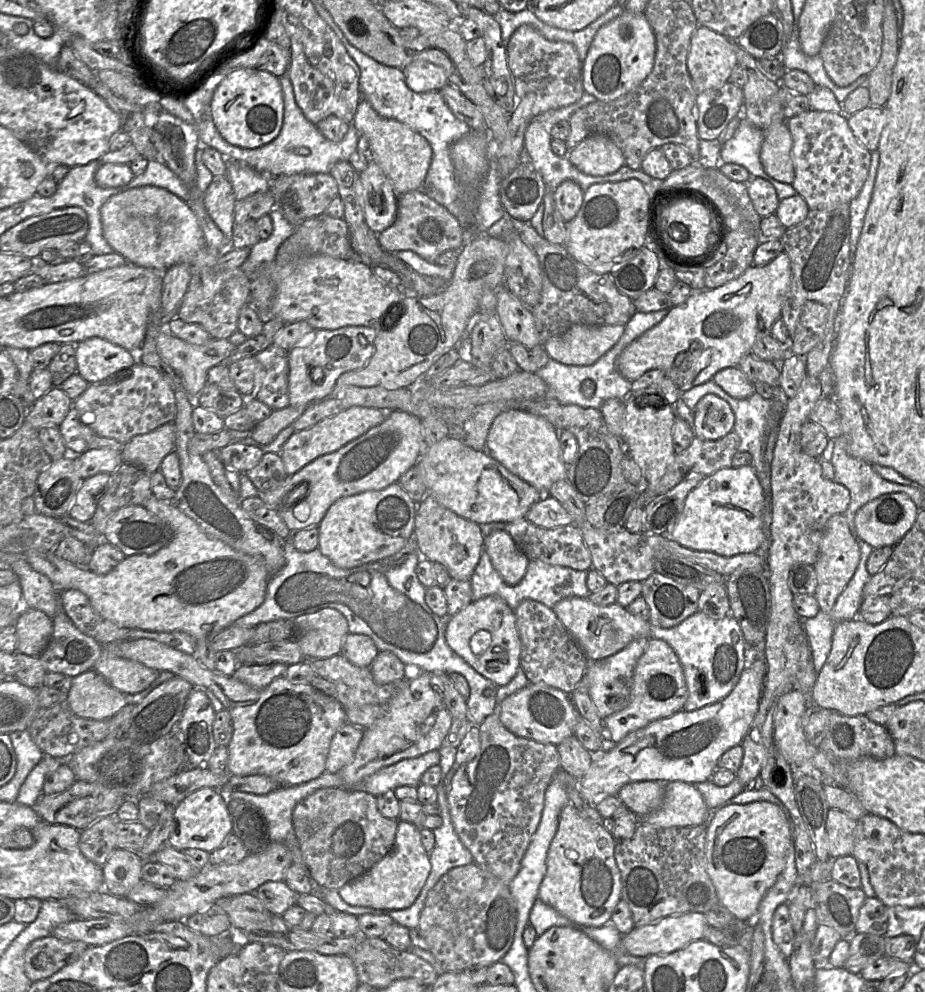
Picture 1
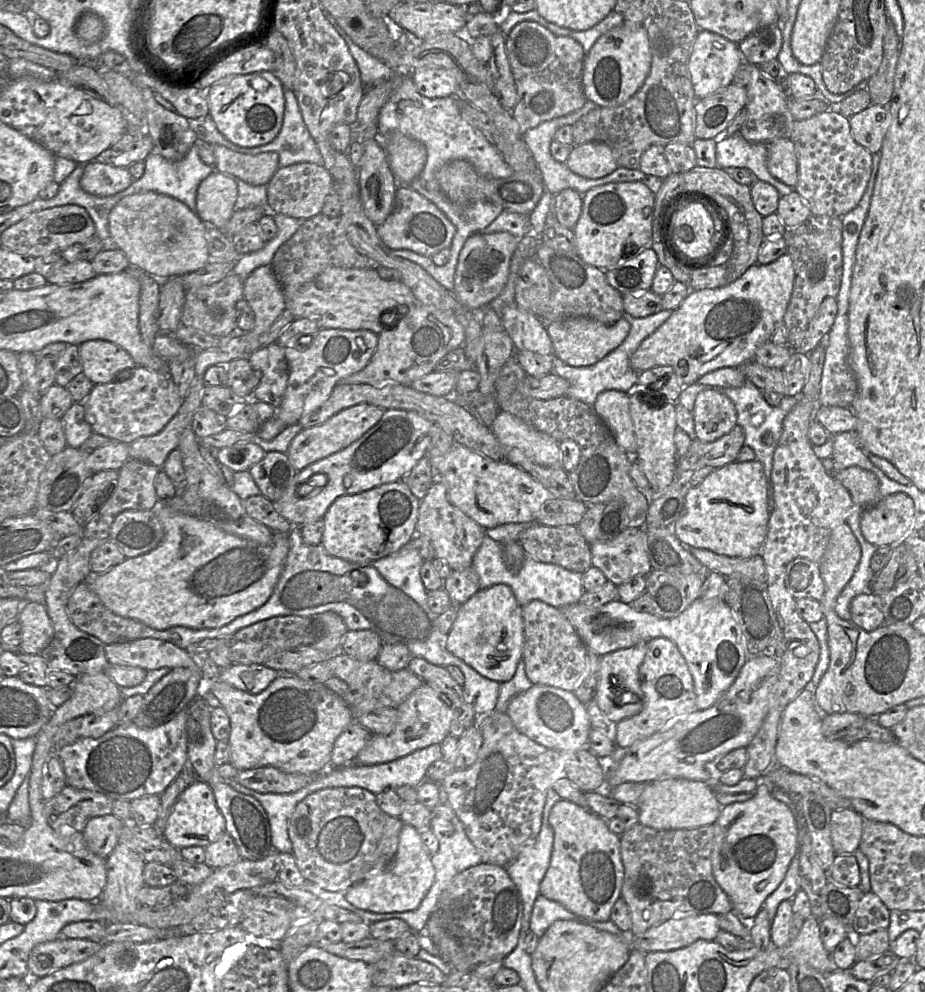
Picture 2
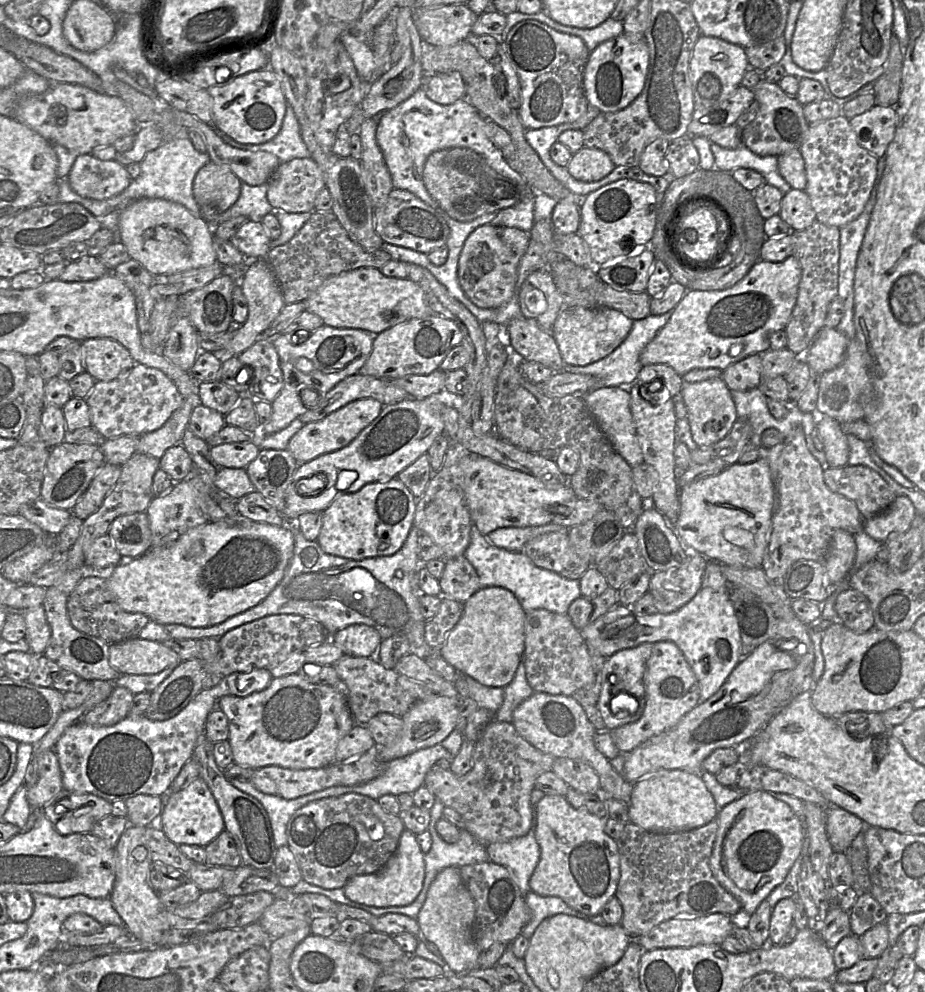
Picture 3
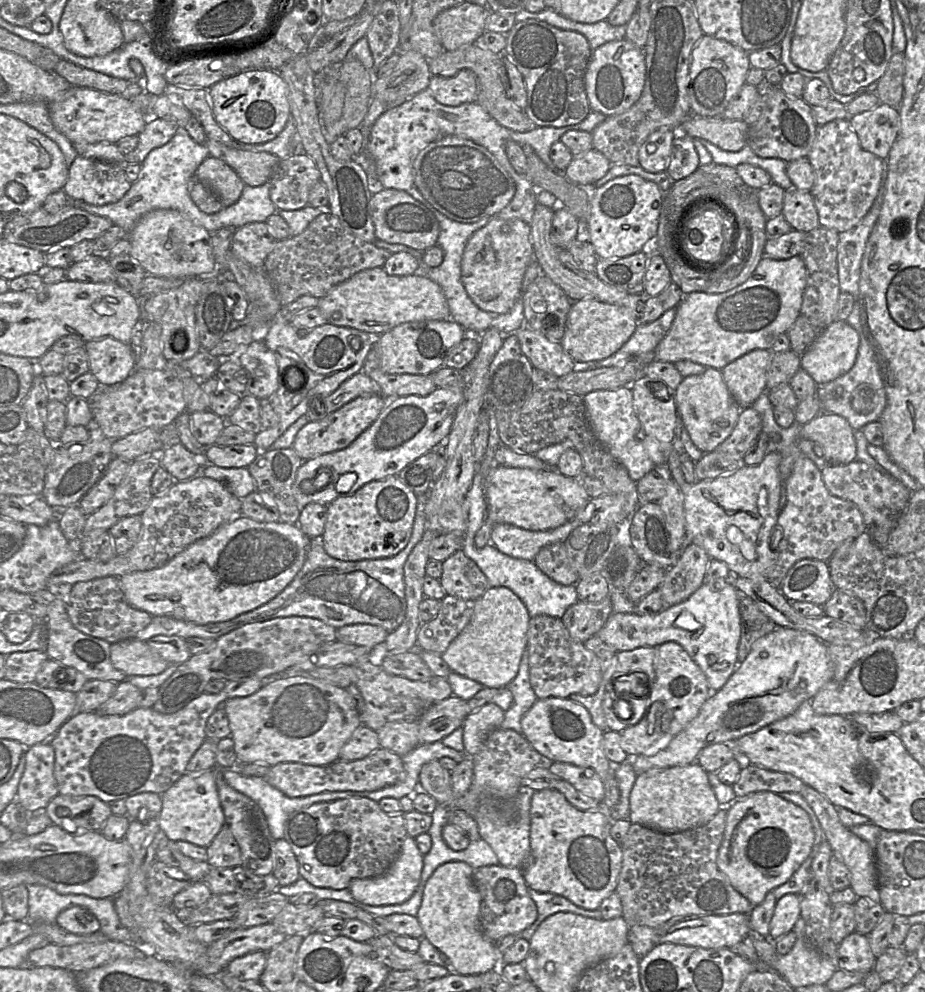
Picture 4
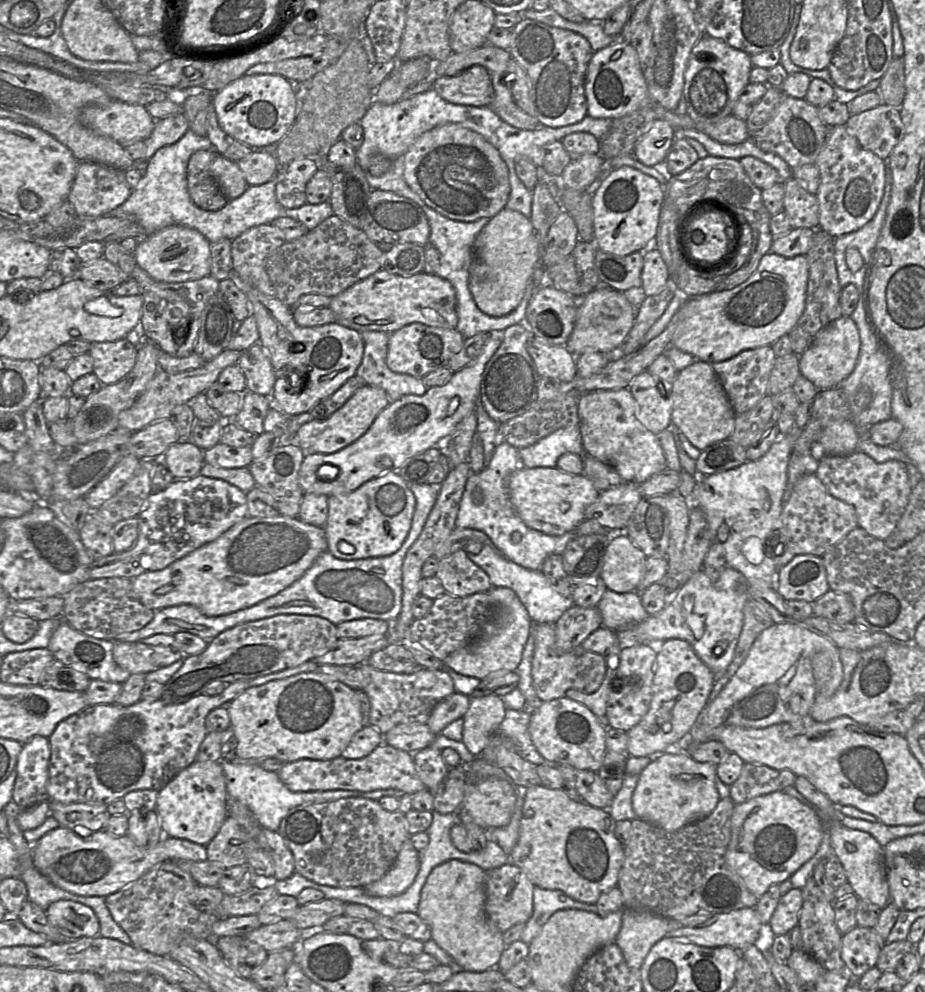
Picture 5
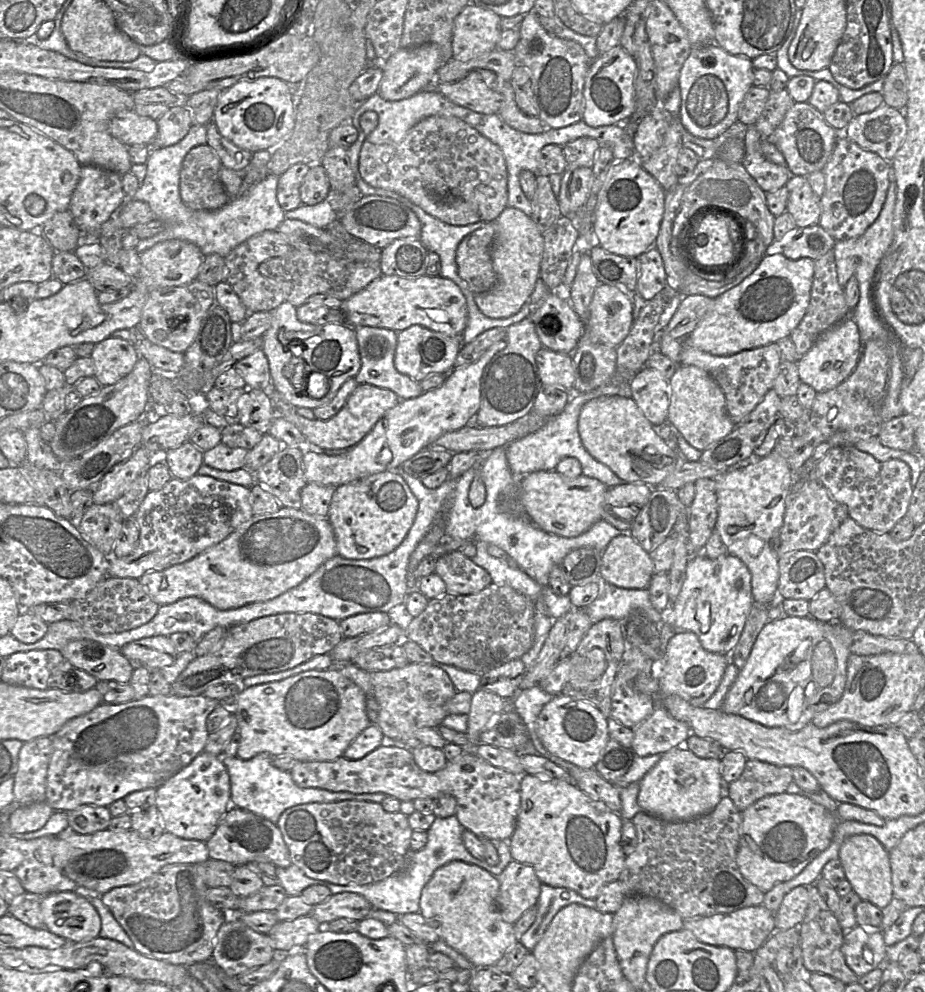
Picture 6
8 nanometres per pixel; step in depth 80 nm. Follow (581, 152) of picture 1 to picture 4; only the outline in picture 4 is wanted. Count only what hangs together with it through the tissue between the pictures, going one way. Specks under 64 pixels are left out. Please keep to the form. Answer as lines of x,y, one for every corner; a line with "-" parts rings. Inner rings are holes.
591,149
572,159
564,176
580,186
592,186
605,176
612,163
598,150

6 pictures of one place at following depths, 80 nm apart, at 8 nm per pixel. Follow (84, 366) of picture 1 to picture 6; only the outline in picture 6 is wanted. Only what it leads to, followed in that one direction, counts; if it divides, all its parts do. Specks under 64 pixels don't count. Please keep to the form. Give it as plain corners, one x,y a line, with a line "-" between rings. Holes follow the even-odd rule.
110,336
95,344
91,358
95,365
94,377
102,386
108,386
126,377
140,355
130,341

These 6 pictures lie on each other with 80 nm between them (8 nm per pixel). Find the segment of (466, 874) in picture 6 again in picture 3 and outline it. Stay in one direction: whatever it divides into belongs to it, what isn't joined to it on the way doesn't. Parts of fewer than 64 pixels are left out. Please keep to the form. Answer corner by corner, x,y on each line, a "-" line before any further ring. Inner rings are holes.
447,867
440,871
432,881
425,902
417,916
421,934
435,944
452,973
457,975
479,968
482,951
472,936
475,918
474,900
462,881
459,867

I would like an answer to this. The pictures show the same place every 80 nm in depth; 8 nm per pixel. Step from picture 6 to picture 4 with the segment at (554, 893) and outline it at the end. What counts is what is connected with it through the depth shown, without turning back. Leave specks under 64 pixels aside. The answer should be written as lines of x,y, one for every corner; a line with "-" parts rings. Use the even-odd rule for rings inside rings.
529,888
529,895
534,901
537,907
537,918
528,928
523,930
520,934
521,937
530,941
533,934
539,927
539,925
549,916
557,912
571,912
585,917
594,918
597,920
603,920
602,913
597,910
586,910
579,906
576,906
567,898
553,894
542,893

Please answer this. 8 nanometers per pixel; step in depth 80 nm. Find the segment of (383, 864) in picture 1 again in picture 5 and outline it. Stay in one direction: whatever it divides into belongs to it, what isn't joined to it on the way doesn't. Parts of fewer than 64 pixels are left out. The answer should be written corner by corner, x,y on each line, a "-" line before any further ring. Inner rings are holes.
409,839
403,844
389,871
381,879
366,885
364,890
374,897
397,896
412,885
419,868
419,852

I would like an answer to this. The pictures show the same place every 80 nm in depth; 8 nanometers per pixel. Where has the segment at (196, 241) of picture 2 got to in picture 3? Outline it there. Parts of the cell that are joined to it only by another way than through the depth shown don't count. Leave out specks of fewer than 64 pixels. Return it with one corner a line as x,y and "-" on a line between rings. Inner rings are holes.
142,198
127,206
119,217
119,232
118,240
121,241
130,256
131,259
139,262
147,271
149,271
153,276
163,275
163,274
174,274
179,272
184,272
191,269
198,269
202,267
211,266
217,264
217,256
215,249
213,247
213,226
211,226
202,217
196,217
188,209
179,203
168,201
165,199
158,198

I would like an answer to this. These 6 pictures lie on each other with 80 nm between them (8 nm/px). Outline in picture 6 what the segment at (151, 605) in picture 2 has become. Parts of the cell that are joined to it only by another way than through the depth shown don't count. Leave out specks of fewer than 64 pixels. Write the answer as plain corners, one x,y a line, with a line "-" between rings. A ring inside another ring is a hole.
281,507
273,513
253,515
224,540
194,558
162,571
146,572
138,580
158,605
171,604
186,597
199,597
219,610
228,610
267,601
285,593
335,555
338,555
336,540
327,517
310,515
301,508

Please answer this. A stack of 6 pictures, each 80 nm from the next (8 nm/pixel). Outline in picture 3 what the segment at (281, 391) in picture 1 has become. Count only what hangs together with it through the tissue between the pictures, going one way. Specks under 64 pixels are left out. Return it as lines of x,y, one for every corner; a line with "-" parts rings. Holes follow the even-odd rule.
257,340
238,359
253,371
248,395
271,404
283,387
280,359
272,341

